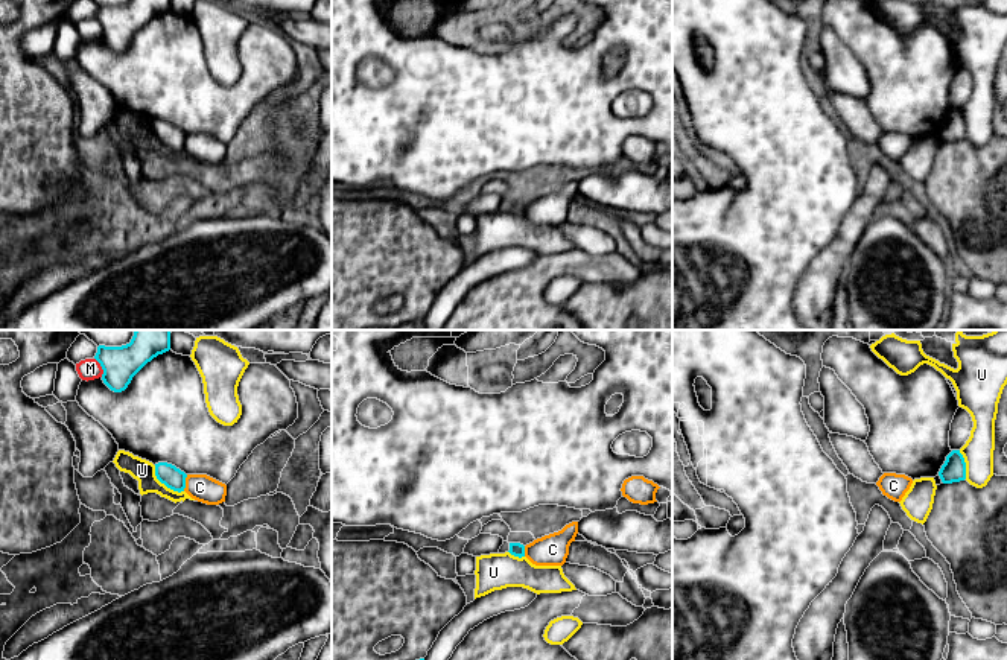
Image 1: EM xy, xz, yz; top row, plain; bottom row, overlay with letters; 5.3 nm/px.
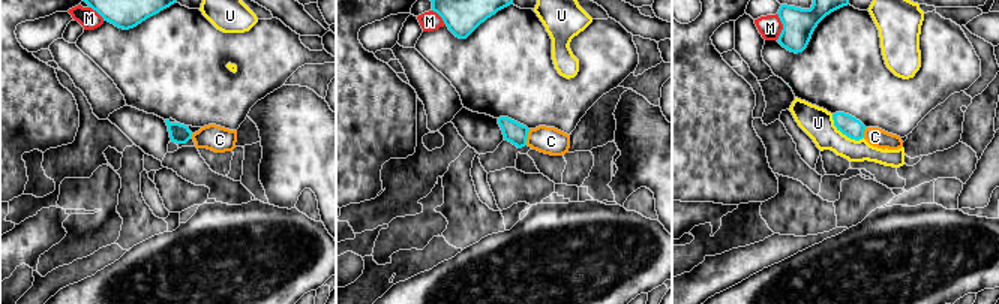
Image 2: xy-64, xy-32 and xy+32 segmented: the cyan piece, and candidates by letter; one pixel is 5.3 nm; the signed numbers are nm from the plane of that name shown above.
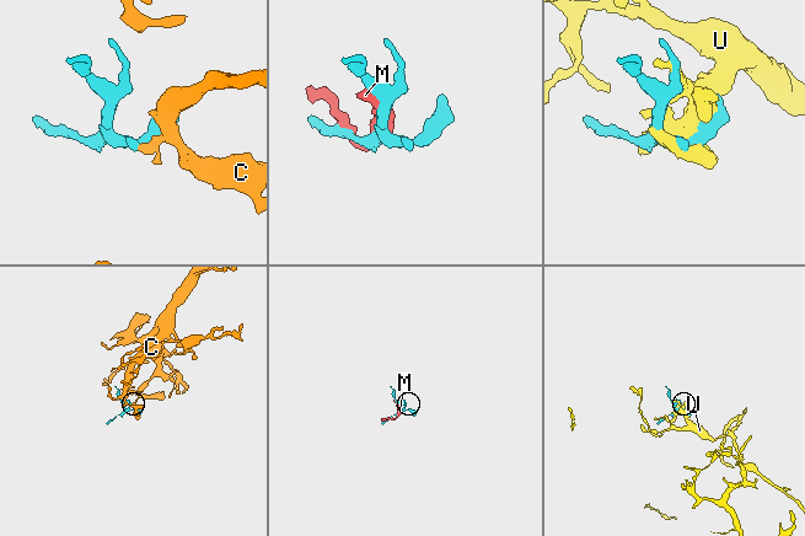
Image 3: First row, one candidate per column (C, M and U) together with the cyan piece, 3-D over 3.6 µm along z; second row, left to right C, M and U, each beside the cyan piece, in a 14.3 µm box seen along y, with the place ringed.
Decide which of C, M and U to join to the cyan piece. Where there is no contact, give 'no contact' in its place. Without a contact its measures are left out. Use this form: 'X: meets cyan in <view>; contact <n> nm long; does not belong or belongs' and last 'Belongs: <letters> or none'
C: meets cyan in xy; contact 90 nm long; does not belong
M: meets cyan in xy; contact 110 nm long; does not belong
U: meets cyan in xy; contact 220 nm long; does not belong
Belongs: none

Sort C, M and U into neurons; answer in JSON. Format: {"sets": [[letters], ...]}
{"sets": [["C"], ["M", "U"]]}

